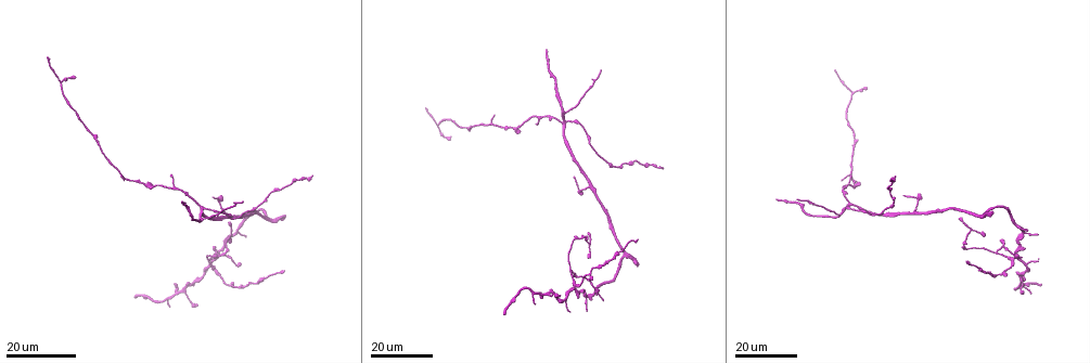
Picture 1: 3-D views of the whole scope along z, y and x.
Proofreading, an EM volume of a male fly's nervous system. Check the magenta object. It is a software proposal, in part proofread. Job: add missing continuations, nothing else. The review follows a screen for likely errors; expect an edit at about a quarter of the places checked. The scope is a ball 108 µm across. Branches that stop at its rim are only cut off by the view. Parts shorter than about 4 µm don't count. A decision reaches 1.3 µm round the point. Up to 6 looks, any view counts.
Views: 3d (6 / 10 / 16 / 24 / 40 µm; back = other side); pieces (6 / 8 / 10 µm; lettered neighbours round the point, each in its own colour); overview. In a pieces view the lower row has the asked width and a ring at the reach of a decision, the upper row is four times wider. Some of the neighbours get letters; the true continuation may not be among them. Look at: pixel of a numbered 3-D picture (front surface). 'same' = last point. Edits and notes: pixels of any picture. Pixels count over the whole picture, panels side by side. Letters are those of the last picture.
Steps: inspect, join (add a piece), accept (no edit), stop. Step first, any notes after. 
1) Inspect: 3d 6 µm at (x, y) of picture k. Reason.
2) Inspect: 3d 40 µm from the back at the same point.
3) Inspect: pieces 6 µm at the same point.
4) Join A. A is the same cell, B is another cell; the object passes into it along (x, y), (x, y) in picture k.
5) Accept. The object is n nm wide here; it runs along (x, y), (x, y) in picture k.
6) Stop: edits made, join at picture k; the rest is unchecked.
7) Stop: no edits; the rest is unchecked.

Inspect: 3d 24 µm at (174, 284) of picture 1. Free end.

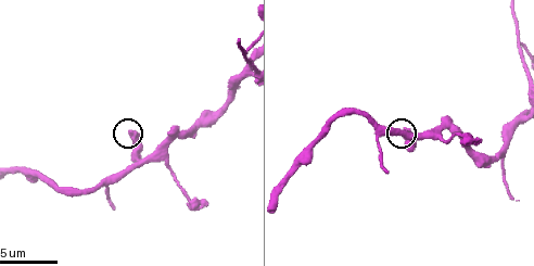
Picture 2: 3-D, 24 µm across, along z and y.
Inspect: pieces 10 µm at (131, 131) of picture 2.

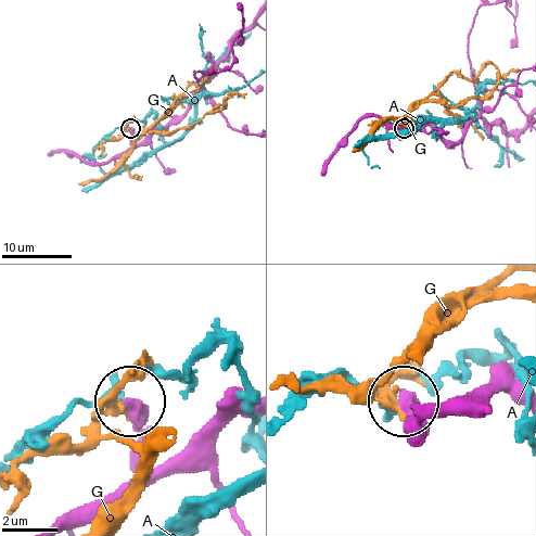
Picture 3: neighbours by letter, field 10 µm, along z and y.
Accept. A and G are other cells; it runs along (521, 403), (500, 391), (472, 391), (416, 419), (404, 399) in picture 3; none of them fits.

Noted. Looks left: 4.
Inspect: 3d 16 µm at (575, 178) of picture 1.

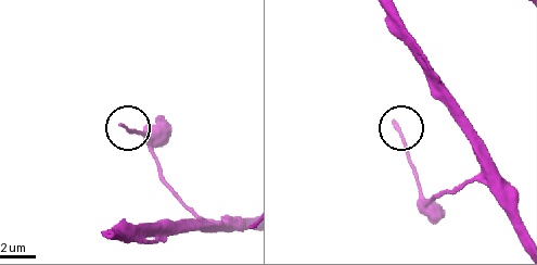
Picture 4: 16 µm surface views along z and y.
Inspect: pieces 10 µm at (394, 120) of picture 4.

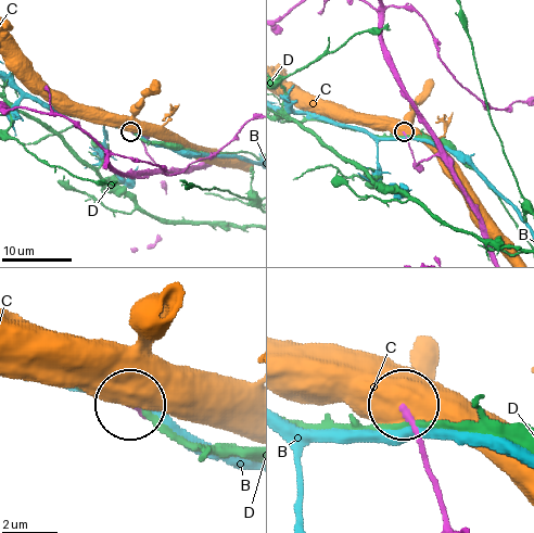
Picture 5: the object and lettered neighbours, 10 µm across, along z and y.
Accept. B, C and D are other cells; it runs along (448, 523), (407, 407) in picture 5; none of them fits.

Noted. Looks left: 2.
Inspect: 3d 24 µm at (849, 175) of picture 1. Thick end.

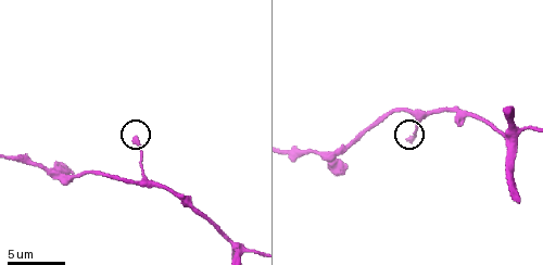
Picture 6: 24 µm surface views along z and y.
Inspect: pieces 10 µm at (135, 140) of picture 6.

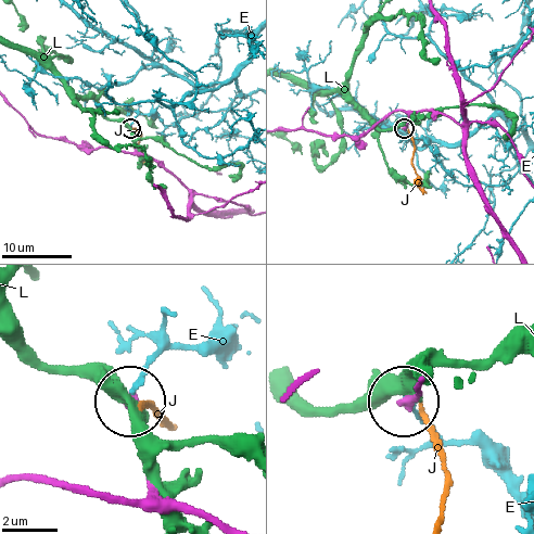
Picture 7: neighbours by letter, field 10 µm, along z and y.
Accept. E, J and L are other cells; it runs along (208, 519), (180, 509), (154, 484), (134, 402) in picture 7; none of them fits.

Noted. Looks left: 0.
Stop: no edits; the rest is unchecked.

